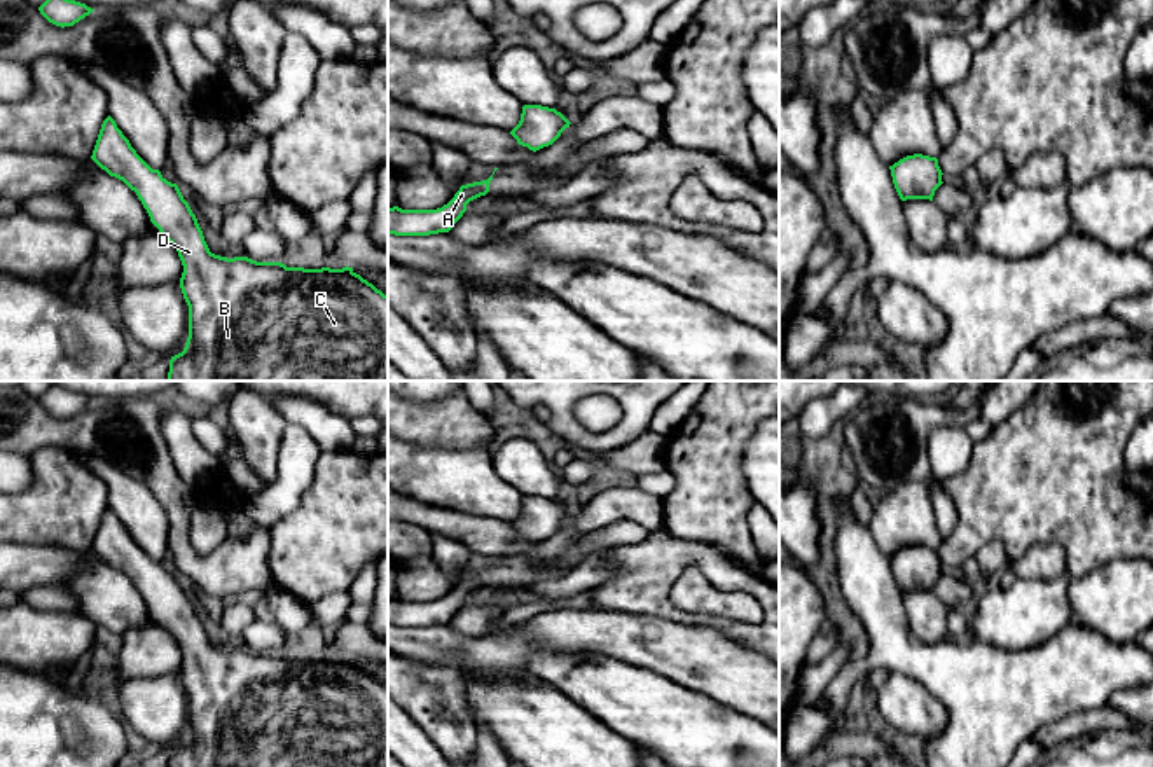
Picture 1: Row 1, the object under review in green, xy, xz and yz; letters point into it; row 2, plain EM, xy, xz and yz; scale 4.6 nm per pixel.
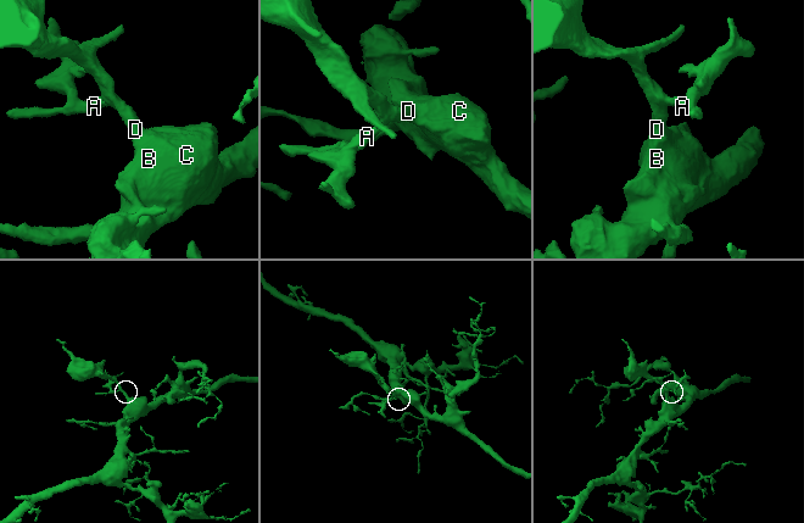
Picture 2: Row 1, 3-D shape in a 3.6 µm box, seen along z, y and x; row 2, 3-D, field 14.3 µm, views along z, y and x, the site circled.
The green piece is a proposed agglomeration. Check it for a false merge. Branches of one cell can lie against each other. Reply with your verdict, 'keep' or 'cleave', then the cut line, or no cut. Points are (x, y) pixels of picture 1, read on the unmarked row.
keep | no cut

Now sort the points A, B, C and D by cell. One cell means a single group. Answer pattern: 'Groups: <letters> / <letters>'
Groups: A B C D

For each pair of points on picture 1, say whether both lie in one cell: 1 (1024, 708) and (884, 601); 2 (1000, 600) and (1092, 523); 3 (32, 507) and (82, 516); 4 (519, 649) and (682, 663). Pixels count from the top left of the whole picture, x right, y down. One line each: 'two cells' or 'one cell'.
1: one cell
2: two cells
3: one cell
4: one cell

